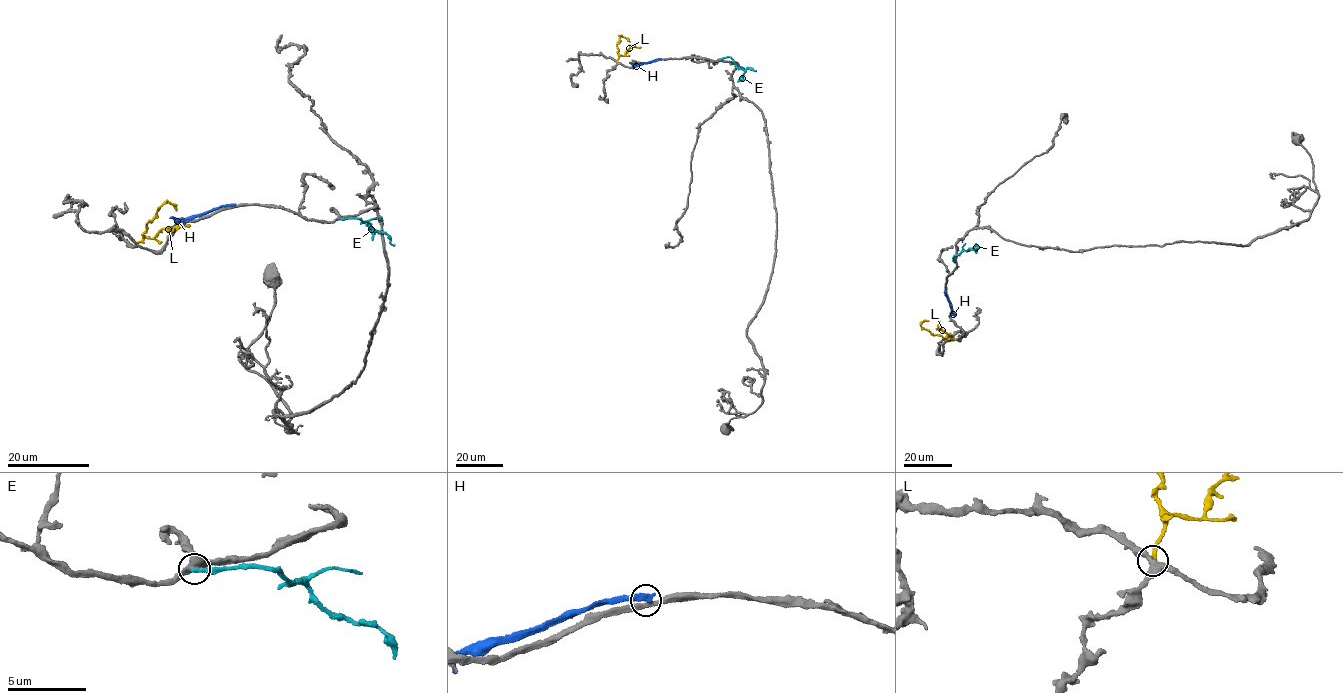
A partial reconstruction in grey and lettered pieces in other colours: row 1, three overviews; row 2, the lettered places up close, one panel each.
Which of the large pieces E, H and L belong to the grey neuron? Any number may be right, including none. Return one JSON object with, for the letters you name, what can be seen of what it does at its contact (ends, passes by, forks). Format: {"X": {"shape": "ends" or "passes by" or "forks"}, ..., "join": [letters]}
{"join": []}

